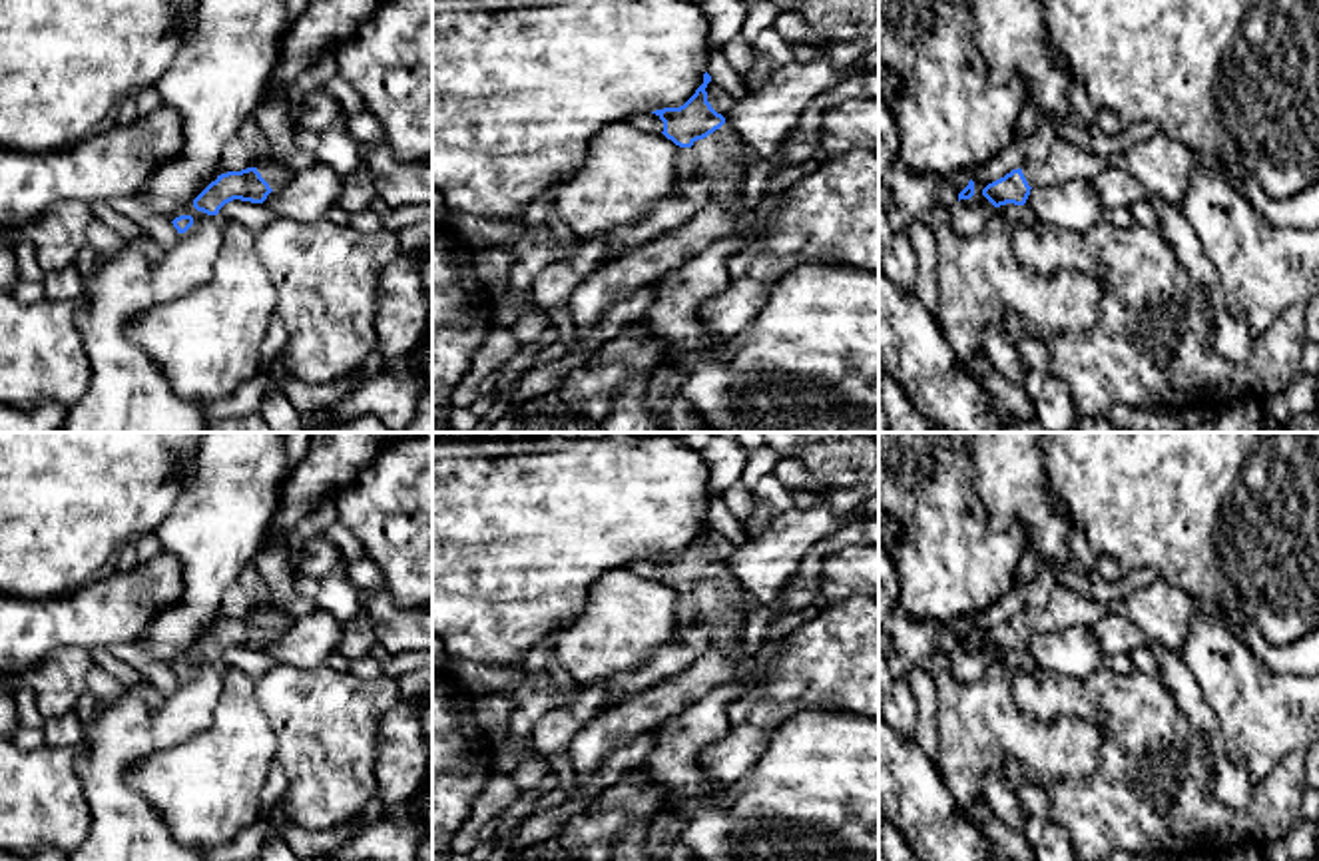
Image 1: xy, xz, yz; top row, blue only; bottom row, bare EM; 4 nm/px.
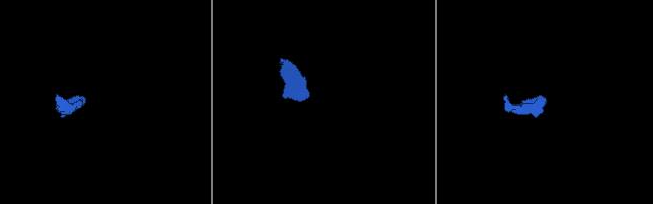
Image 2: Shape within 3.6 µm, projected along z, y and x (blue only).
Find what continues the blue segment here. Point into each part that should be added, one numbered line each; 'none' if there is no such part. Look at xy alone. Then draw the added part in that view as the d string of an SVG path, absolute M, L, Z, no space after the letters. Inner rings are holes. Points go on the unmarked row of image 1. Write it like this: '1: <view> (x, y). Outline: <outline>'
1: xy (273, 618). Outline: M275 604L259 610L257 618L269 630L271 636L283 634L289 628L289 624L295 620L295 616L291 616L287 610Z

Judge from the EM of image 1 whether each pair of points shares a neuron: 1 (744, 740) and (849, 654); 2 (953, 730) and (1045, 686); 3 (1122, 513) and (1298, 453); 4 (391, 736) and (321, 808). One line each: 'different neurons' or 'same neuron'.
1: same neuron
2: different neurons
3: same neuron
4: different neurons

